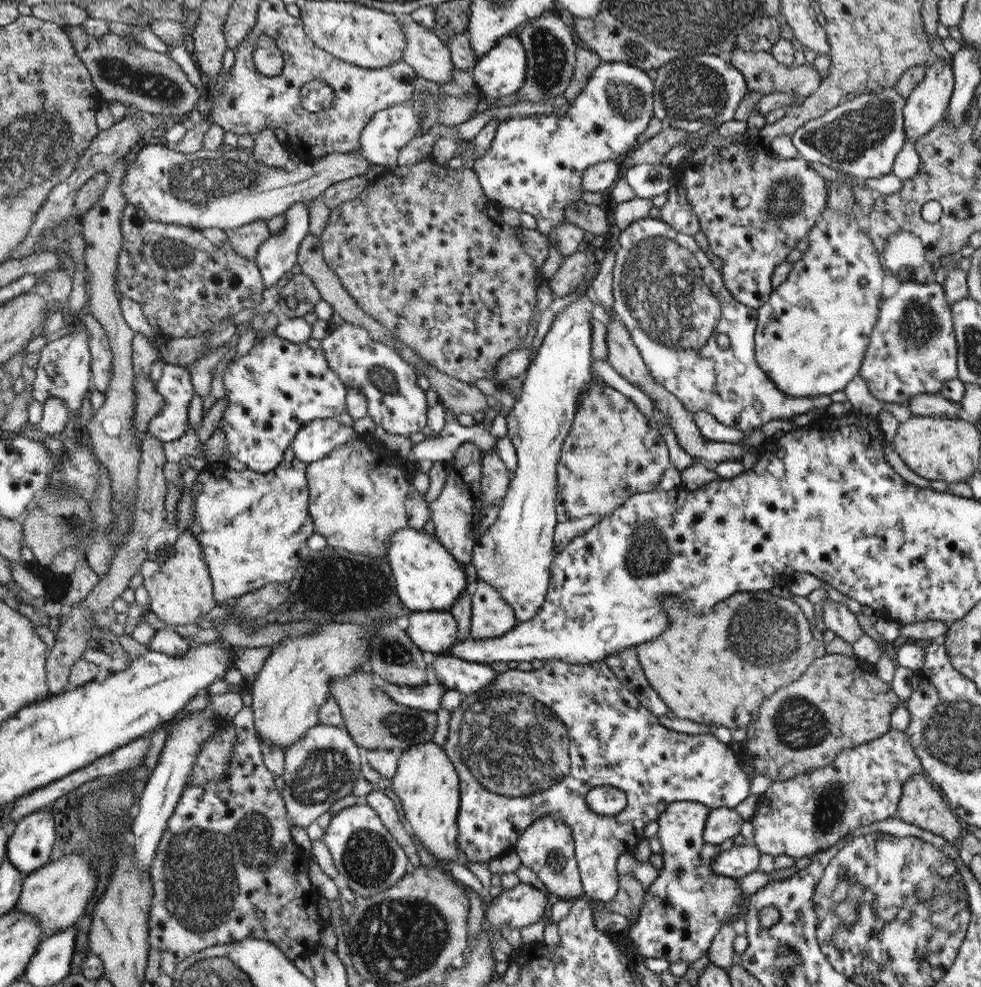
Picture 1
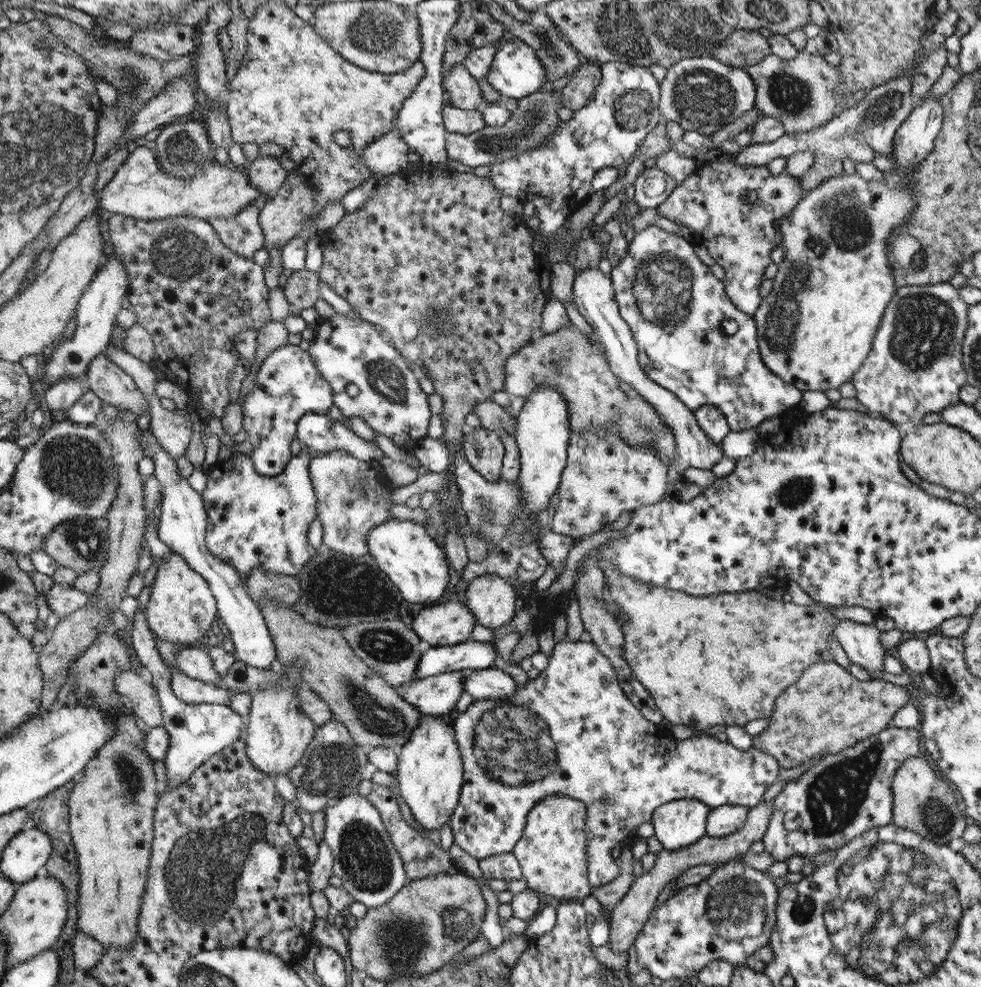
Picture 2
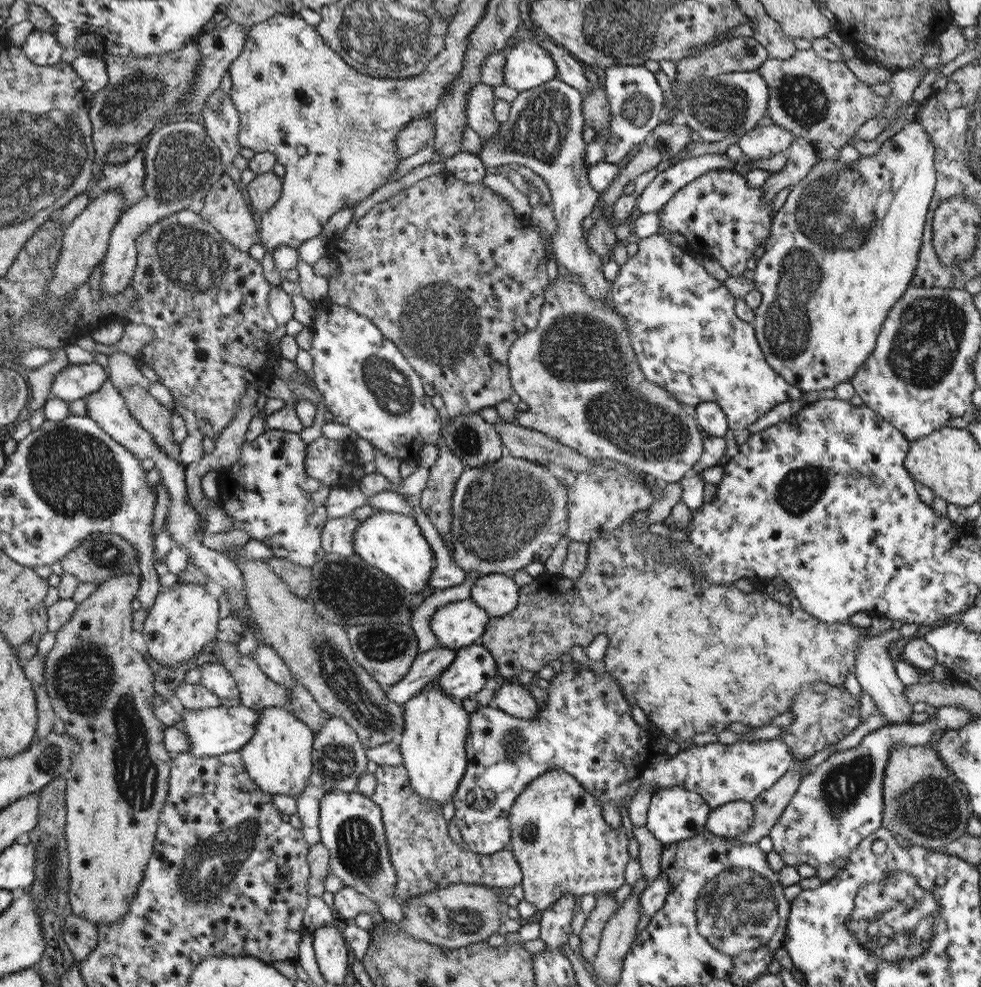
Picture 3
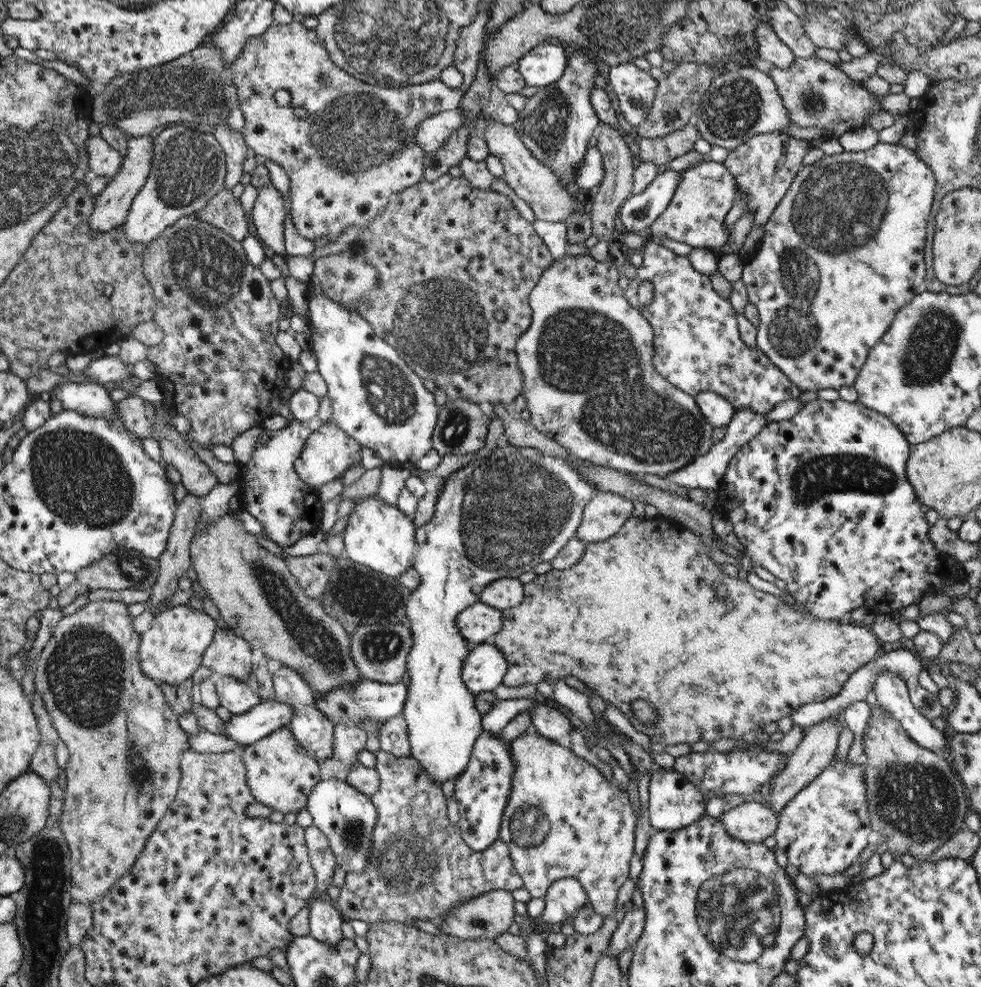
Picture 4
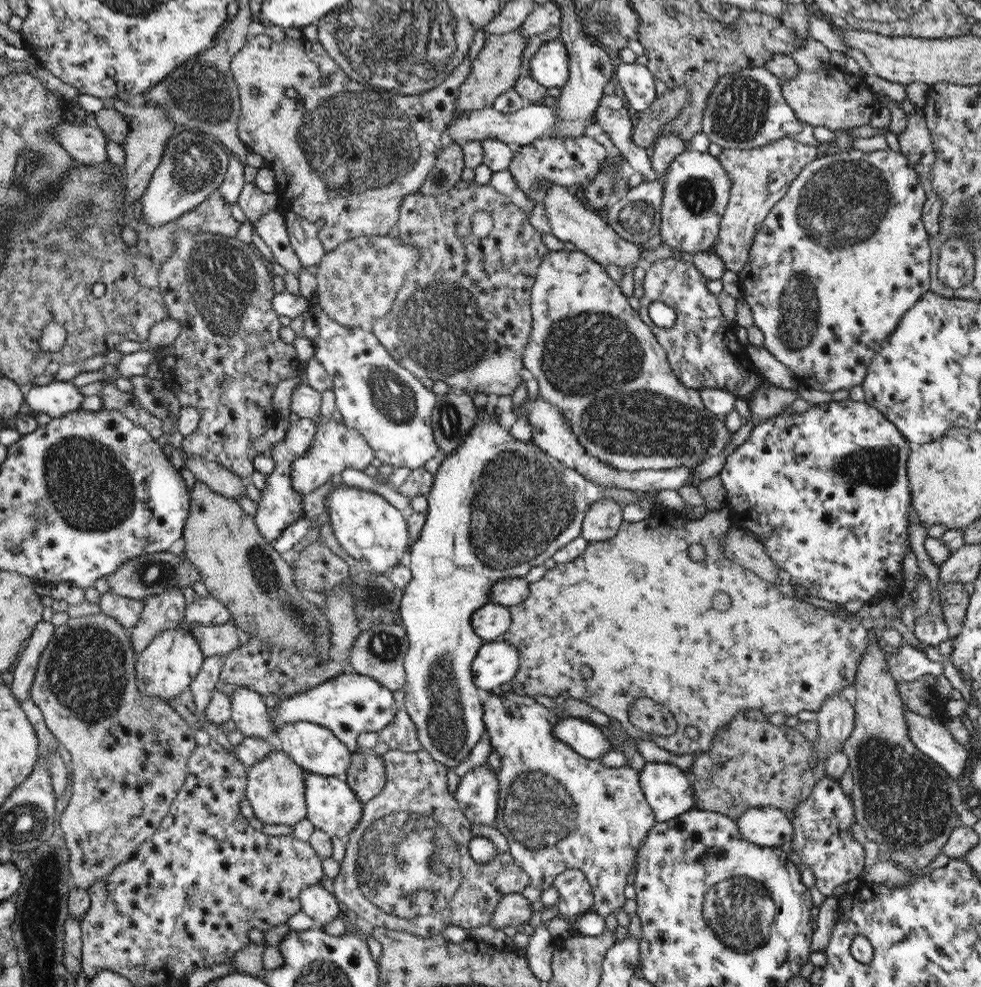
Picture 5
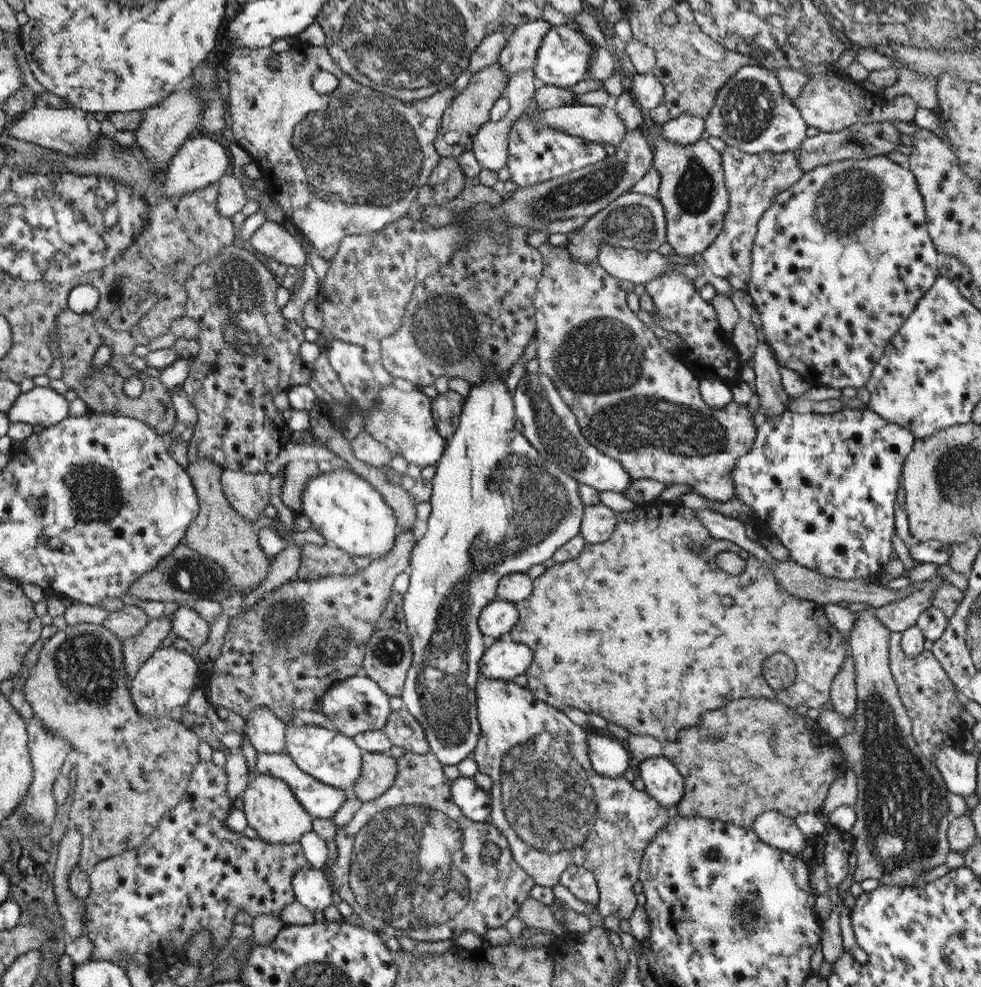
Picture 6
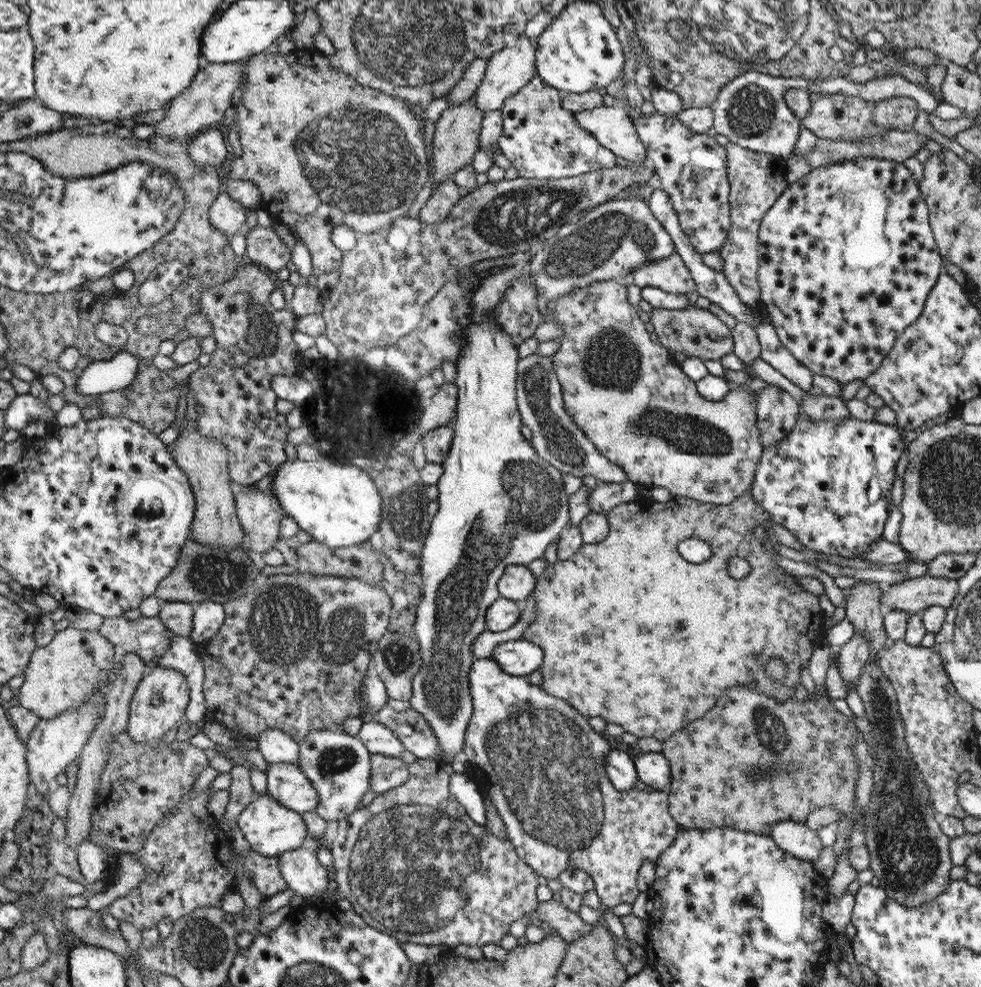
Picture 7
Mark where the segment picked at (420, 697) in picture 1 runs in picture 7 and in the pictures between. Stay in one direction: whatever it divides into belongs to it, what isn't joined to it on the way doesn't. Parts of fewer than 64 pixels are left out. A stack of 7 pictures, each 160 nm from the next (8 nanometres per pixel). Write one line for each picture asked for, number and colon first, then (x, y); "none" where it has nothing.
2: (434, 695)
3: (474, 668)
4: (484, 670)
5: (498, 662)
6: (503, 660)
7: (519, 657)

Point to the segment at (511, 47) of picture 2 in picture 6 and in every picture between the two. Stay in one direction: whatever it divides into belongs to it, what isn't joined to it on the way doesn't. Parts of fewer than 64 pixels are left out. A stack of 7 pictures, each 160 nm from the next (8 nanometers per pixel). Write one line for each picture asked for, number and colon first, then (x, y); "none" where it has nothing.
3: (528, 66)
4: (544, 65)
5: (549, 65)
6: (563, 61)

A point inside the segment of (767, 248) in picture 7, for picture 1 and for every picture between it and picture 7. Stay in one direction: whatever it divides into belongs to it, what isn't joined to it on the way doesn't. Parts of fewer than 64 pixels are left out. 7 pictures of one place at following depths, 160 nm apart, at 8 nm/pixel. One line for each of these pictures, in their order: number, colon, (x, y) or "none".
1: (812, 334)
2: (816, 327)
3: (843, 249)
4: (844, 251)
5: (844, 254)
6: (840, 260)

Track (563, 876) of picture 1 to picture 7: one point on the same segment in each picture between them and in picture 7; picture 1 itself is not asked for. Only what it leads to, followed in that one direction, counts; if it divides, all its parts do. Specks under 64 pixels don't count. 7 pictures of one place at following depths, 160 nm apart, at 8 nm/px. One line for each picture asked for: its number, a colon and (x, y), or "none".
2: (553, 853)
3: (563, 845)
4: (565, 819)
5: (559, 811)
6: (555, 810)
7: (546, 769)

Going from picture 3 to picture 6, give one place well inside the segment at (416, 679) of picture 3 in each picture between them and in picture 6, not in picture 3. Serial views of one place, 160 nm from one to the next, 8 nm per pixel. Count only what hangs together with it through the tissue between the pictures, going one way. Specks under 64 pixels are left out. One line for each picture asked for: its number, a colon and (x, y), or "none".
4: (366, 700)
5: (349, 704)
6: (354, 705)

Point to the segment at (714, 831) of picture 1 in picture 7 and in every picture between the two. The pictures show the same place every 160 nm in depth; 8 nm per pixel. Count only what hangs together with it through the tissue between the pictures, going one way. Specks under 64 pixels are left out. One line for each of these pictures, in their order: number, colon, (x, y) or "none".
2: (723, 821)
3: (732, 819)
4: (751, 821)
5: (768, 827)
6: (774, 828)
7: (800, 841)

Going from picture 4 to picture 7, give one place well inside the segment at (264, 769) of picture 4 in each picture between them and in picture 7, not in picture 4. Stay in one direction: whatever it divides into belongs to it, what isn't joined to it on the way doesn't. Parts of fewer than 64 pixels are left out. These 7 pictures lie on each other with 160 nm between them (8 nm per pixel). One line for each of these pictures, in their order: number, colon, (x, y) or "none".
5: (276, 790)
6: (270, 806)
7: (270, 828)

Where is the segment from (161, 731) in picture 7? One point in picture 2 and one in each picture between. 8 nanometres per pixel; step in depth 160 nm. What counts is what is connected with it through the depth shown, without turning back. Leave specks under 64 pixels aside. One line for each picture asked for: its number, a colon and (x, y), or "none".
2: (181, 607)
3: (184, 618)
4: (172, 649)
5: (166, 667)
6: (167, 679)

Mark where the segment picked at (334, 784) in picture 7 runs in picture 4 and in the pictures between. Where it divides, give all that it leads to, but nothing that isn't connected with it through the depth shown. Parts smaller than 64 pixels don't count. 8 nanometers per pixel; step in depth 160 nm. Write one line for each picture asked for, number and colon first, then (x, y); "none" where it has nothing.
4: (315, 732)
5: (317, 749)
6: (329, 756)

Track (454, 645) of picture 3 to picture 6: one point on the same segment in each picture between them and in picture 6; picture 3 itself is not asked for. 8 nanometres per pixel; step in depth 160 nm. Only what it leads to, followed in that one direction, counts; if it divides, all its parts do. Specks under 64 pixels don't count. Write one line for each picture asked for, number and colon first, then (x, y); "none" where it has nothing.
4: (478, 622)
5: (491, 622)
6: (499, 617)

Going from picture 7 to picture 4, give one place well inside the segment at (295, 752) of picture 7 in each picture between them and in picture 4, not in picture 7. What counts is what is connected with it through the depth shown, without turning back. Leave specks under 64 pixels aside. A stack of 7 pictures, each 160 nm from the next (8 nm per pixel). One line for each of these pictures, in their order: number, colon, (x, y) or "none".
4: (237, 696)
5: (248, 710)
6: (266, 731)

